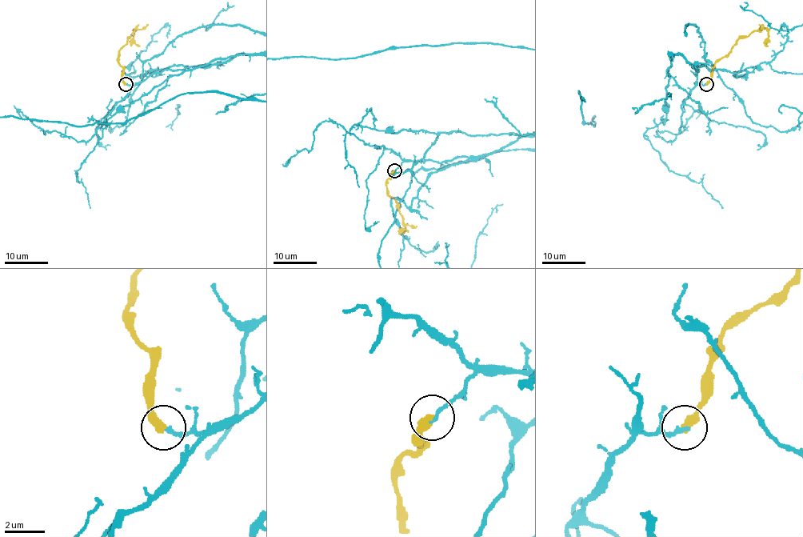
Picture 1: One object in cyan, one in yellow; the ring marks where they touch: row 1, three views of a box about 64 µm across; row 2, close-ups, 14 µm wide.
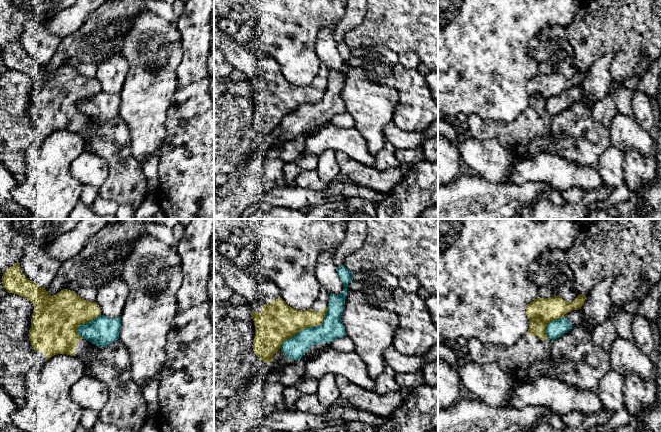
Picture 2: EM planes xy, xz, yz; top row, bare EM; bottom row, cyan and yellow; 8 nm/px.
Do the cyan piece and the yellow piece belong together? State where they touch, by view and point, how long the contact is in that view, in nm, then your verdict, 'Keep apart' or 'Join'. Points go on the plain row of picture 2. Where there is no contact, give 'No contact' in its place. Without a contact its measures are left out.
Touches cyan at xz (307, 103). Shared border 500 nm. Keep apart

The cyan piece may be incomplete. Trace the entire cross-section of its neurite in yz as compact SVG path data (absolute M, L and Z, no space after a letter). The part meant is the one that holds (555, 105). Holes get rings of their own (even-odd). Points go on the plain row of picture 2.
M581 85L572 86L562 94L547 100L546 111L552 117L561 113L572 104L581 101L584 97L584 89Z

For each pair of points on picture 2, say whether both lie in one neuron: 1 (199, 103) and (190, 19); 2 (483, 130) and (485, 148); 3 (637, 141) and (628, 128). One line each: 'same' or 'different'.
1: same
2: different
3: same

